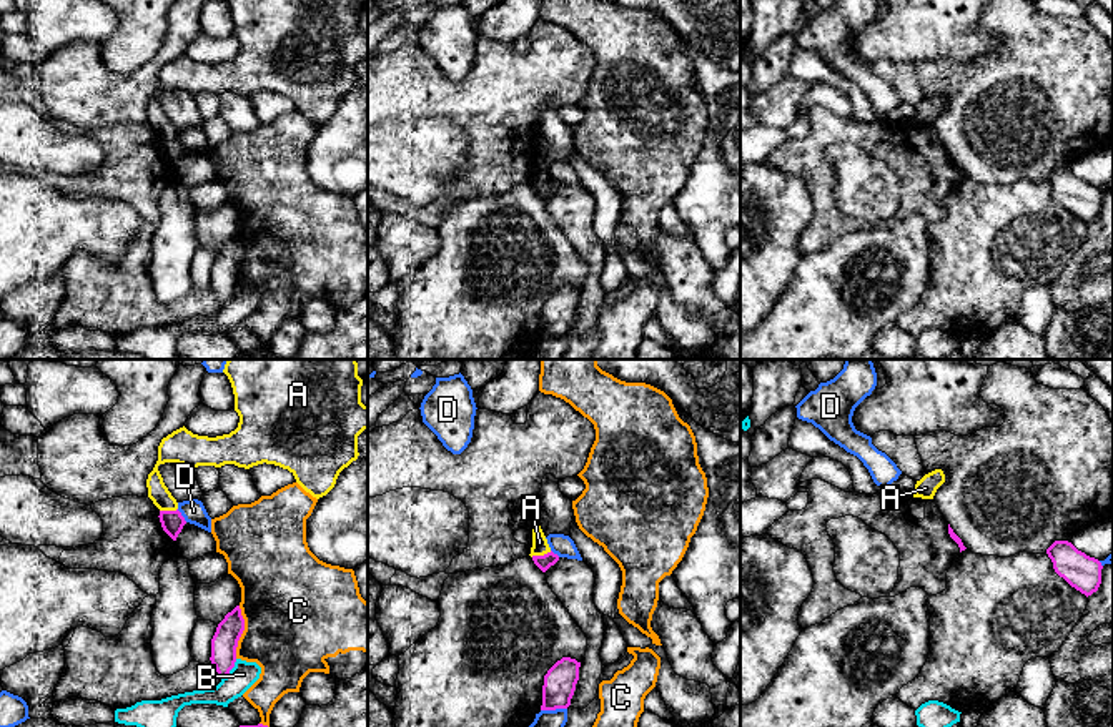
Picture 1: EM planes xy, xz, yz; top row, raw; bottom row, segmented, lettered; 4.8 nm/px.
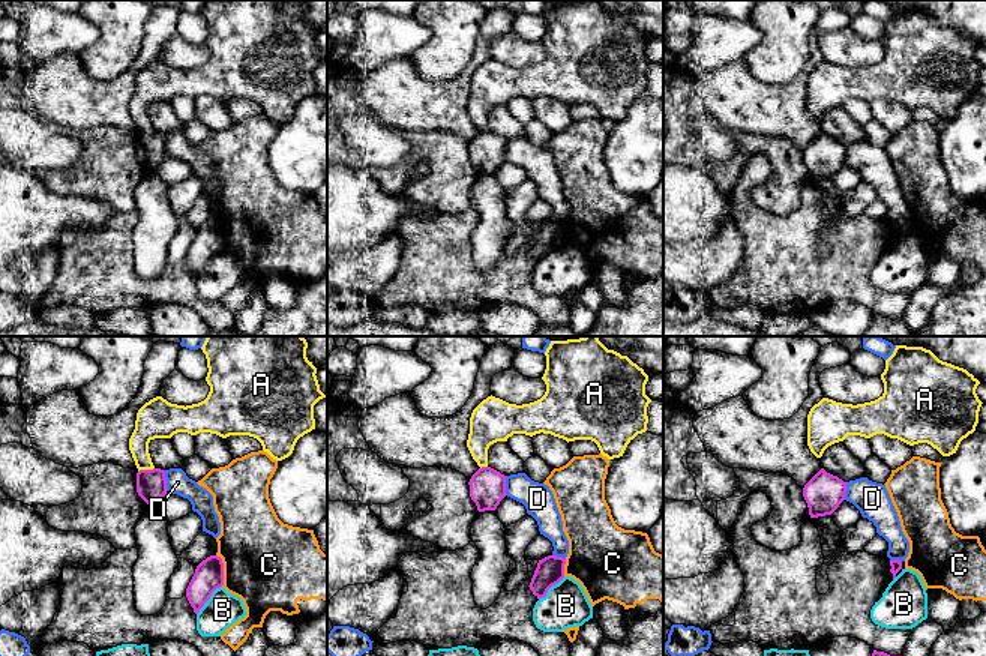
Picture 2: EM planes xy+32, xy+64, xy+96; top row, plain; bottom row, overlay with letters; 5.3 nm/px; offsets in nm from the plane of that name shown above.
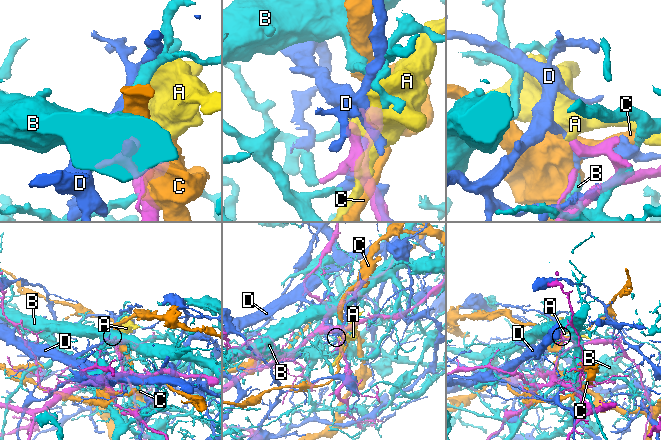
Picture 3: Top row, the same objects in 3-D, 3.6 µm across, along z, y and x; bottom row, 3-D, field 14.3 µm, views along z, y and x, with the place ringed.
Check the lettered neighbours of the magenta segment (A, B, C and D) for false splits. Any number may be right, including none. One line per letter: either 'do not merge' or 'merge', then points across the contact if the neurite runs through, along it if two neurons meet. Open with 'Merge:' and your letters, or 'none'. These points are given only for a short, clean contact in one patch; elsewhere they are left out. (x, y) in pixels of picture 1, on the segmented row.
Merge: none
A: do not merge; border xz (551, 551), (531, 556)
B: do not merge
C: do not merge
D: do not merge

